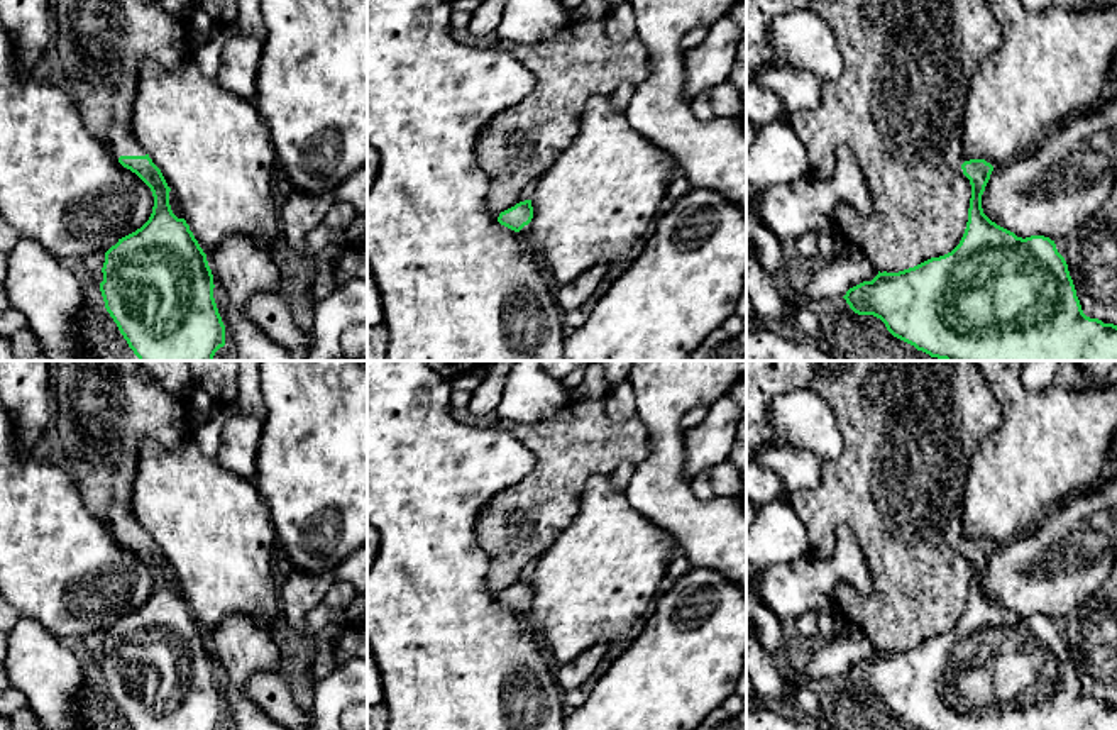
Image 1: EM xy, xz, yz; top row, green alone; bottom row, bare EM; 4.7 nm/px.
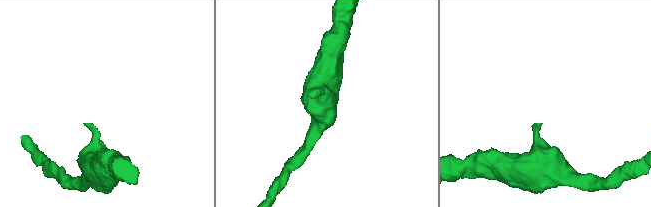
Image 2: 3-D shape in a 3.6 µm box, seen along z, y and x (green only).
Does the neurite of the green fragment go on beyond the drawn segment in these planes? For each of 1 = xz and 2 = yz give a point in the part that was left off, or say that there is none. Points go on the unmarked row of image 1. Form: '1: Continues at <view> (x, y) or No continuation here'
1: Continues at xz (528, 571)
2: Continues at yz (953, 530)

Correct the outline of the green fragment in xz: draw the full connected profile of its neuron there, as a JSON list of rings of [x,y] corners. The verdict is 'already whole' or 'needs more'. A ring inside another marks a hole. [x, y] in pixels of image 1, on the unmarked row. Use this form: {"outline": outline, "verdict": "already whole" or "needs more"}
{"outline": [[[531,562],[521,572],[521,581],[496,595],[498,601],[514,611],[528,613],[533,598],[531,578],[538,562]]], "verdict": "needs more"}

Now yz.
{"outline": [[[953,512],[944,525],[946,539],[971,564],[968,601],[960,623],[948,633],[931,637],[899,652],[880,652],[843,676],[858,694],[880,698],[887,710],[917,730],[1117,730],[1117,705],[1083,693],[1065,637],[1054,620],[1044,615],[1017,617],[992,601],[982,588],[982,574],[997,547],[988,539],[963,539],[960,513]]], "verdict": "needs more"}

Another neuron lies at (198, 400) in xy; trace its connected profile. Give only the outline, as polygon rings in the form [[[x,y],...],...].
[[[191,388],[186,398],[186,403],[191,412],[198,412],[205,417],[210,417],[218,410],[212,396],[201,388]]]

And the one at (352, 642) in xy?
[[[367,620],[349,622],[344,633],[338,637],[337,650],[332,655],[337,669],[350,657],[367,661]]]

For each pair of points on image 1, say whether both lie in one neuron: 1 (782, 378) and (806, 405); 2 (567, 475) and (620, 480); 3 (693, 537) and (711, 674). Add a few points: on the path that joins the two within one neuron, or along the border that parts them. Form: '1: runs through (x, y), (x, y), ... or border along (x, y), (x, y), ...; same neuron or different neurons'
1: border along (806, 388), (781, 393), (772, 402), (767, 420); different neurons
2: border along (635, 463), (623, 461), (610, 476); different neurons
3: border along (693, 566), (713, 568), (728, 580); different neurons

